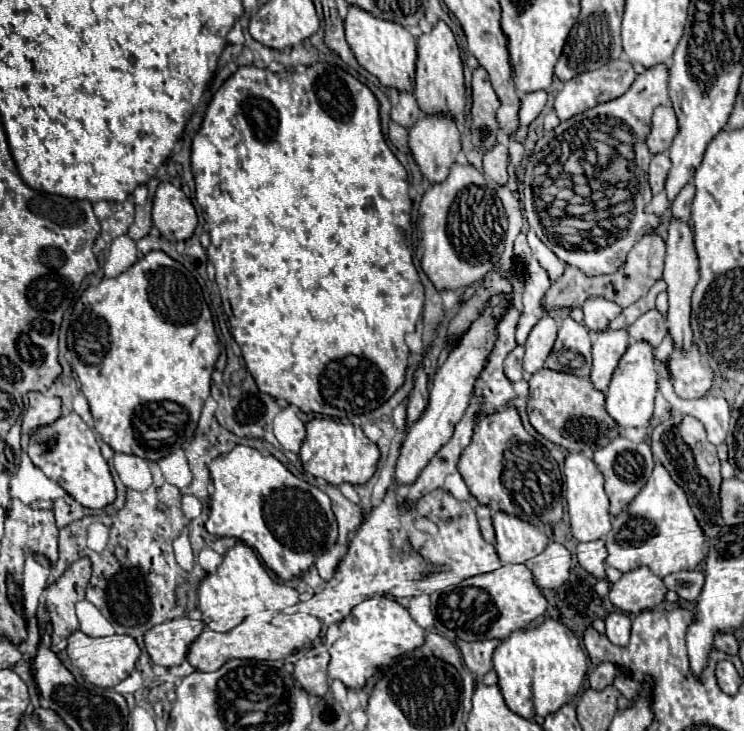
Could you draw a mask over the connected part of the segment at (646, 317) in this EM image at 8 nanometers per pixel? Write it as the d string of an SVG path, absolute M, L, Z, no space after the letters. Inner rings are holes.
M649 310L643 316L639 316L631 326L629 326L629 334L633 340L643 340L647 344L651 344L653 348L657 348L657 344L661 344L661 336L665 336L667 328L665 328L665 316L661 316L657 310Z

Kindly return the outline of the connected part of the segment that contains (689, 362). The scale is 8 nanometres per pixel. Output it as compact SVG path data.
M697 344L689 350L675 348L667 360L671 382L679 398L703 398L711 386L715 372L711 366L701 362Z

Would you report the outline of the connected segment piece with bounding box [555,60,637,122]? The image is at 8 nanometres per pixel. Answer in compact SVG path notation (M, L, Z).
M611 60L603 68L585 72L581 76L575 76L573 80L565 82L563 90L557 92L557 96L555 96L555 112L557 112L559 120L565 122L571 116L581 114L581 112L585 112L585 110L589 110L589 108L593 108L597 104L603 104L603 102L609 102L609 100L615 100L615 98L623 96L631 88L635 78L637 78L637 74L635 74L631 62L627 62L627 60Z

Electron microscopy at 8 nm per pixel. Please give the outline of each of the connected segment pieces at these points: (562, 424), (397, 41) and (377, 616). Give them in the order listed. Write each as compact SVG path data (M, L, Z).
M541 368L529 378L529 422L547 440L567 448L569 452L595 452L619 436L617 424L605 412L605 394L573 374Z
M349 6L345 16L345 38L351 46L357 62L379 78L383 86L413 92L413 64L417 60L417 40L397 22L381 20L359 6Z
M373 596L357 604L351 614L339 622L341 636L329 648L329 676L341 680L347 688L359 690L380 668L407 650L419 648L425 642L425 630L417 626L407 608L387 596Z

